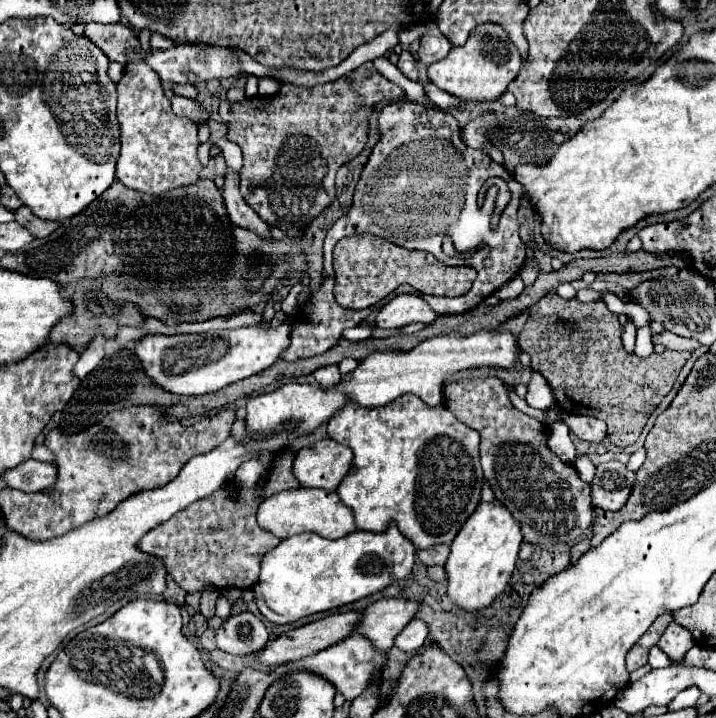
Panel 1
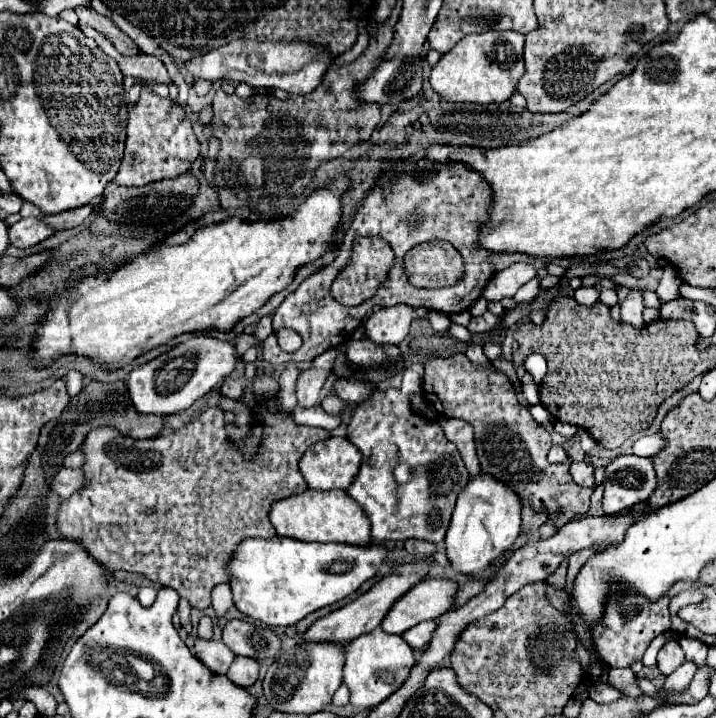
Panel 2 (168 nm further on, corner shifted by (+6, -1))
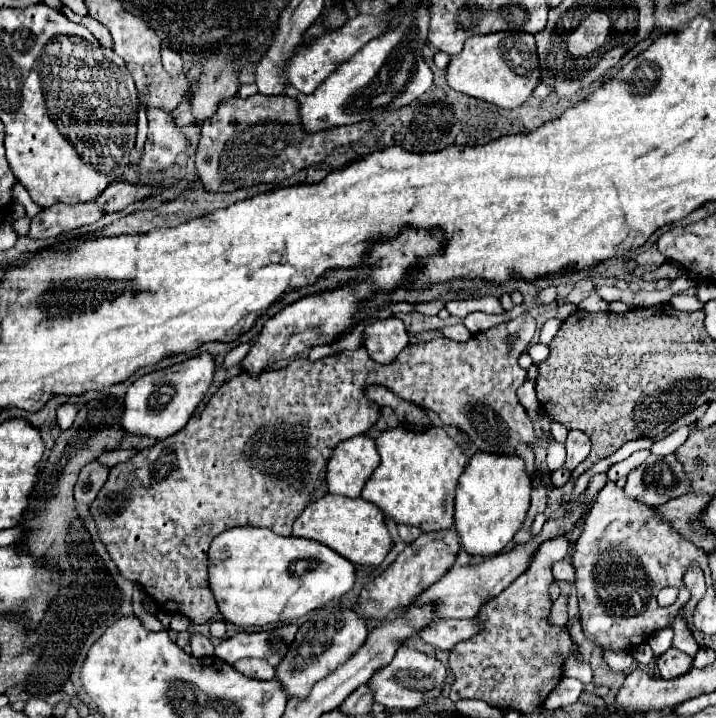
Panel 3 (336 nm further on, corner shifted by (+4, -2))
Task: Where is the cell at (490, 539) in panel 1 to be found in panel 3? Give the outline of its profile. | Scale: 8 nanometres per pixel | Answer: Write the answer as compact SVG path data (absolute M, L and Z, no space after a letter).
M475 452L455 490L455 530L461 536L463 550L471 556L499 554L521 528L529 510L529 496L531 480L517 454Z

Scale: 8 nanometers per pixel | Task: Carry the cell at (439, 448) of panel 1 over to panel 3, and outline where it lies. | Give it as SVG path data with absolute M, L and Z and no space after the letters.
M403 426L385 430L377 440L381 456L379 468L363 488L361 498L379 506L395 524L417 526L421 532L437 532L453 526L453 494L457 480L467 466L461 444L451 438L445 428L431 426L425 430L409 430Z

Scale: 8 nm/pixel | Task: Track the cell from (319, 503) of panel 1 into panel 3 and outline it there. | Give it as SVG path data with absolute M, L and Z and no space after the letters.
M327 494L325 498L309 504L293 524L293 536L319 540L343 558L349 558L357 566L379 566L393 548L393 538L385 526L385 514L363 498L343 498Z

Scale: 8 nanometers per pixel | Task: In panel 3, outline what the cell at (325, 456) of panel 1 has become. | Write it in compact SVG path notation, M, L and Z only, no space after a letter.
M353 436L341 442L327 464L327 482L331 494L359 498L365 482L379 466L375 440L369 436Z

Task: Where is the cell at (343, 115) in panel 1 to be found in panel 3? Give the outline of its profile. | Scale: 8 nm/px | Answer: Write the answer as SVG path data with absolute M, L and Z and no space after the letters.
M255 94L251 98L235 96L223 102L215 116L203 122L201 130L195 170L203 188L207 192L233 192L261 182L281 182L299 170L323 162L333 148L359 140L371 130L371 122L307 134L299 124L297 102L293 98L267 98Z

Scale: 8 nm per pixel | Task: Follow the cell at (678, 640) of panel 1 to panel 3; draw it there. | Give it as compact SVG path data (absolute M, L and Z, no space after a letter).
M669 648L665 654L661 654L657 658L657 668L661 672L661 678L665 678L665 680L687 674L687 670L691 670L691 664L693 664L693 658L675 648Z

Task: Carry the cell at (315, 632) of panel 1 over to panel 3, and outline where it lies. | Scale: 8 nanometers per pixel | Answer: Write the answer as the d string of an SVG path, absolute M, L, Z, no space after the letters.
M453 528L421 534L409 546L405 546L405 550L397 556L397 560L381 576L377 576L373 582L369 582L367 588L361 590L355 610L363 618L383 620L389 612L399 610L399 608L407 608L431 584L435 584L445 572L451 570L451 566L455 564L457 550L461 550L461 542L459 542L459 534Z

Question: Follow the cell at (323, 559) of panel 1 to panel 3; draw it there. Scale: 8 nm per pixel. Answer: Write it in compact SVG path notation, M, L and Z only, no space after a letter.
M237 526L221 532L209 546L209 588L223 618L235 626L263 626L271 622L285 622L307 614L325 602L343 596L353 588L355 566L341 558L331 548L297 536L279 536L269 528Z

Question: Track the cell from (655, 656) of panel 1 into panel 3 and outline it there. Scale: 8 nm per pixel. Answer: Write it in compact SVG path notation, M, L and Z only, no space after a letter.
M667 626L667 628L657 630L647 642L649 642L649 646L653 648L655 656L659 656L659 654L663 654L665 650L671 648L671 640L673 640L673 630Z

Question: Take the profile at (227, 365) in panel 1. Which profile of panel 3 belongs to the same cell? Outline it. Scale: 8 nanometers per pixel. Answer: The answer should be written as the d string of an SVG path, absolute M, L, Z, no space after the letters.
M199 354L171 368L155 370L151 374L141 376L131 384L125 394L121 428L131 436L147 436L153 440L165 440L177 434L181 428L185 428L191 414L209 390L215 370L215 360L209 354Z

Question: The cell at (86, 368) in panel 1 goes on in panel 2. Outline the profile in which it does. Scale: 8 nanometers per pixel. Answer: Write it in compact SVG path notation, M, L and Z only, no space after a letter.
M69 371L65 375L65 381L67 381L67 391L71 397L75 397L79 391L81 391L81 385L83 385L83 373L81 371Z

